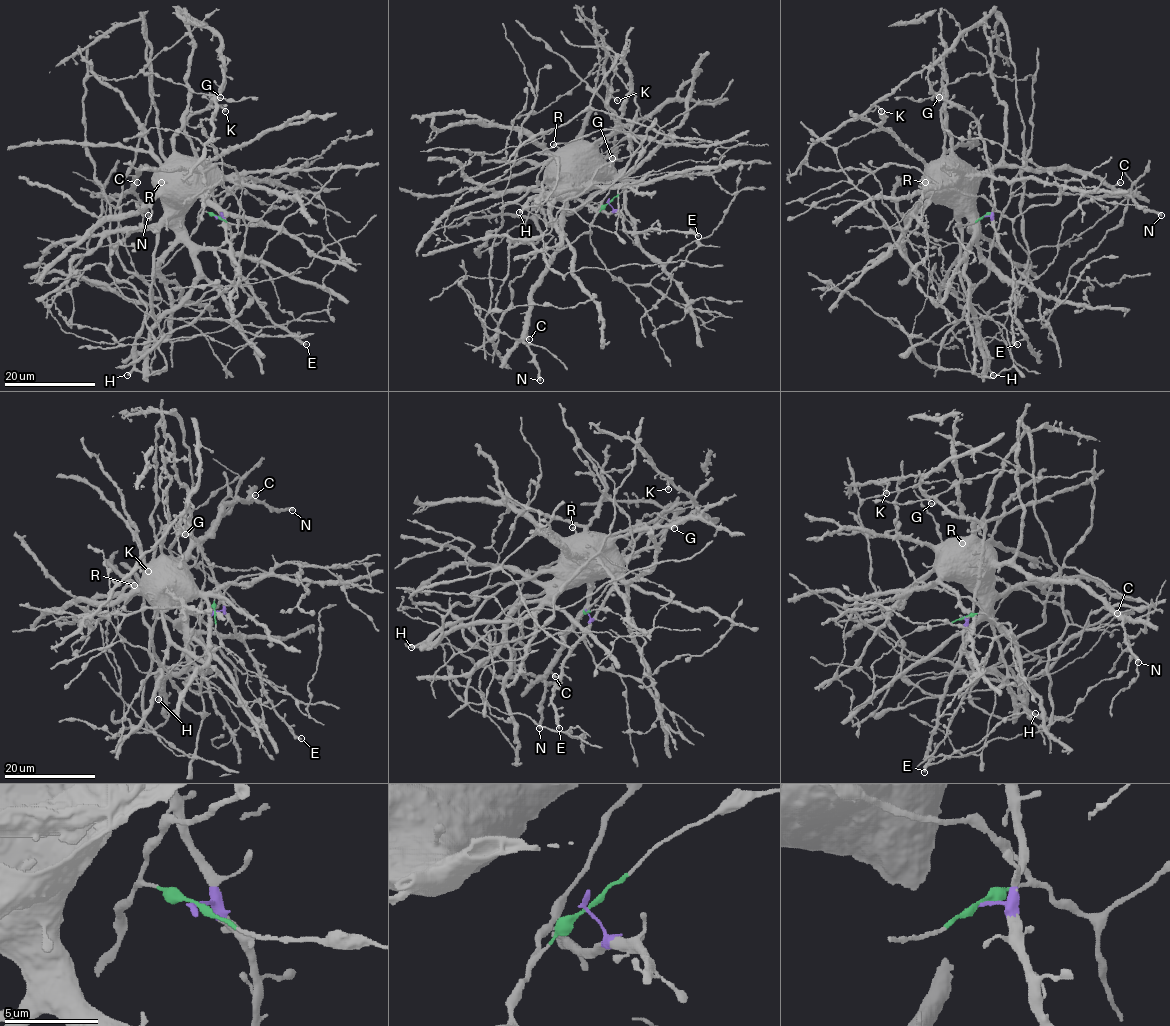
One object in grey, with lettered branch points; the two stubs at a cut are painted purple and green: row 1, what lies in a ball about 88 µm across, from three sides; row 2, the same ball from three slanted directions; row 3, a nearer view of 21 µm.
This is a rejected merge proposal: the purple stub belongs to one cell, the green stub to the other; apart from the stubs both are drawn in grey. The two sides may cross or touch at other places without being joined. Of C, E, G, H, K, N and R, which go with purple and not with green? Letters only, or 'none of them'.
E, G, K

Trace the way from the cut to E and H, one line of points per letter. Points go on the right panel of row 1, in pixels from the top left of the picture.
E: (983, 217), (989, 216), (995, 228), (996, 242), (1011, 267), (1010, 316), (1012, 340), (1017, 344)
H: (983, 217), (996, 211), (1008, 218), (1031, 268), (1027, 283), (1009, 311), (976, 315), (987, 369), (993, 375)

